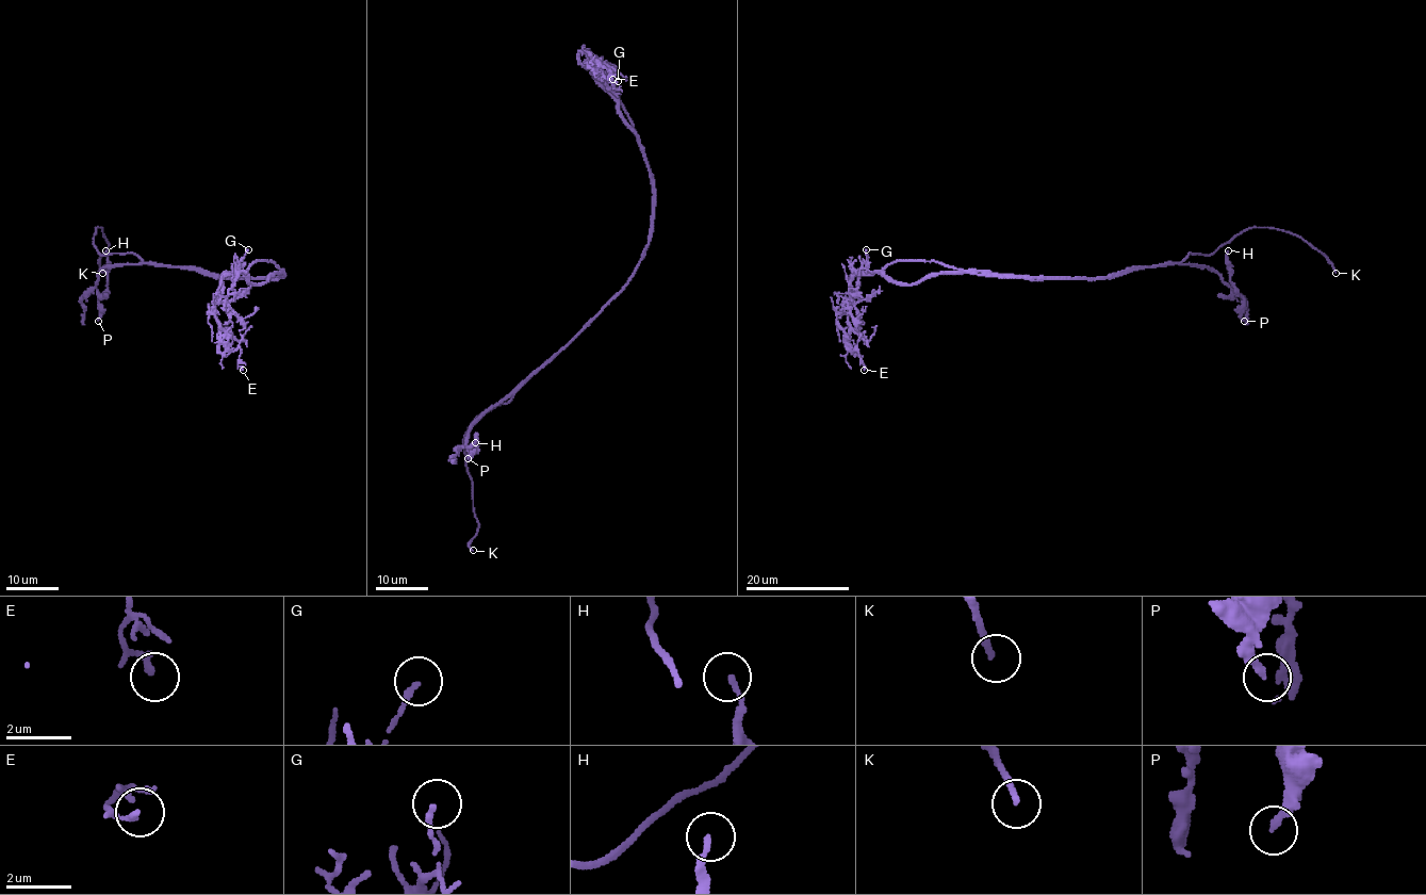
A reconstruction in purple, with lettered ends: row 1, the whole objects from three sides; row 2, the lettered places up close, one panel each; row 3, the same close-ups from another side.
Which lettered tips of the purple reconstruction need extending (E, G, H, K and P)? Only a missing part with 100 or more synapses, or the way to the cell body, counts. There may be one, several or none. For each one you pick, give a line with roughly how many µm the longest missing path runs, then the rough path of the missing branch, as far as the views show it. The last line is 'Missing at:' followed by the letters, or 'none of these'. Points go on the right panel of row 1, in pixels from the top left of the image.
K: 7 µm | (1336, 273), (1347, 286), (1359, 283)
Missing at: K

